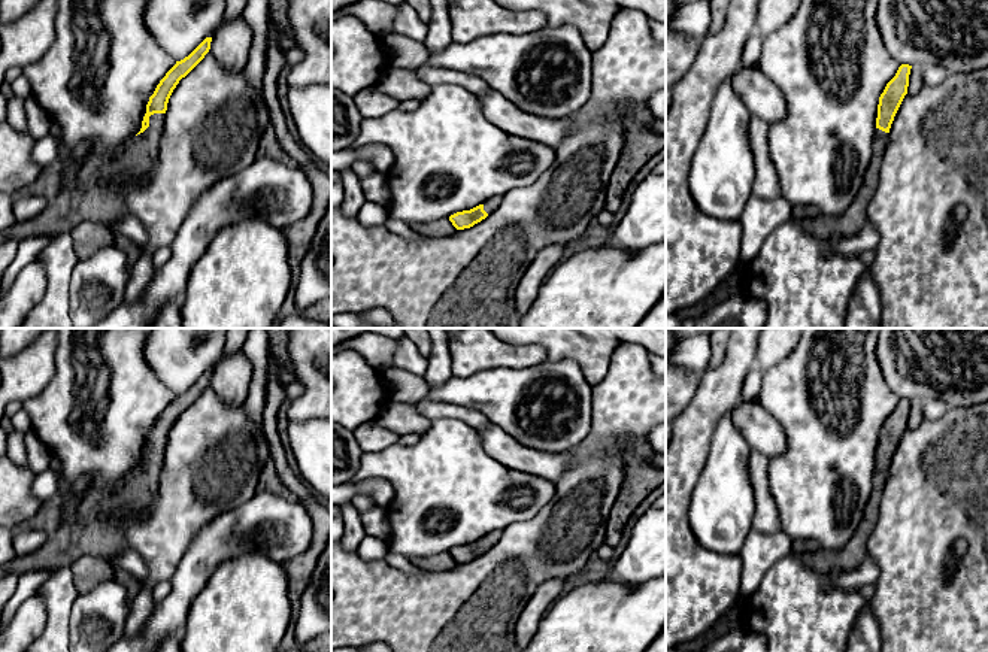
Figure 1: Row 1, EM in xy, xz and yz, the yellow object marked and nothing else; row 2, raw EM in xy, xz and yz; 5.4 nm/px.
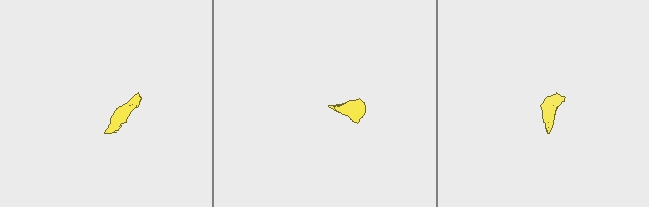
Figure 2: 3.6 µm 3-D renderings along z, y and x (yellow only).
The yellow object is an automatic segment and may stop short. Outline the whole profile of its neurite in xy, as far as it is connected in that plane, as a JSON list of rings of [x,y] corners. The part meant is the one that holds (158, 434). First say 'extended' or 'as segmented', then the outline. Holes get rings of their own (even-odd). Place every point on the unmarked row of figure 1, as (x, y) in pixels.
extended; [[[206,372],[188,391],[166,407],[146,439],[140,466],[122,480],[97,480],[87,497],[72,509],[66,522],[48,536],[33,554],[15,557],[0,565],[0,577],[31,570],[60,570],[70,567],[81,557],[99,557],[112,561],[127,548],[122,521],[145,519],[158,497],[164,448],[169,433],[185,412],[209,386],[212,372]]]

